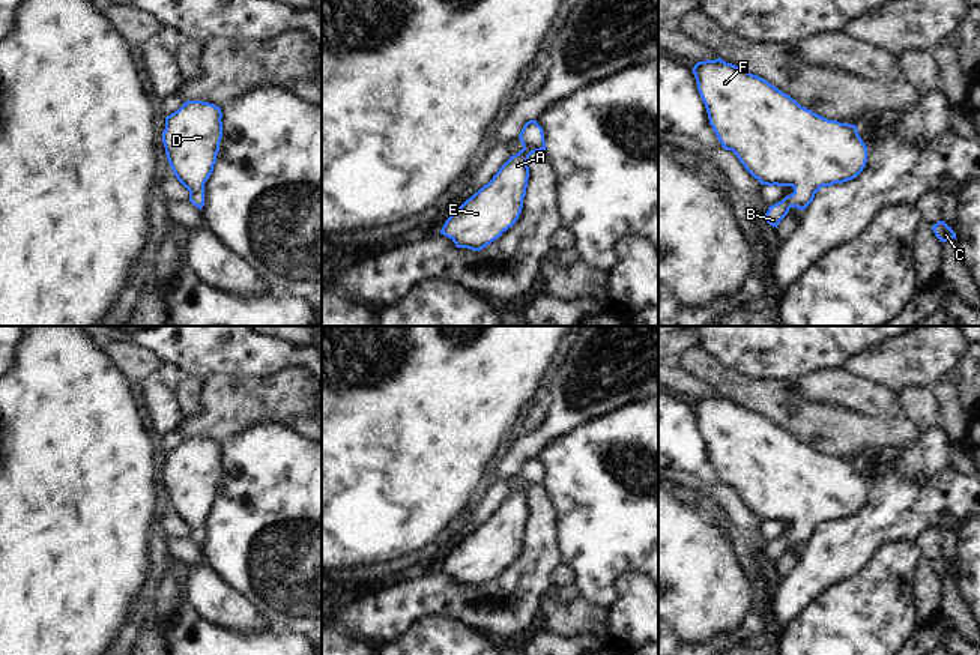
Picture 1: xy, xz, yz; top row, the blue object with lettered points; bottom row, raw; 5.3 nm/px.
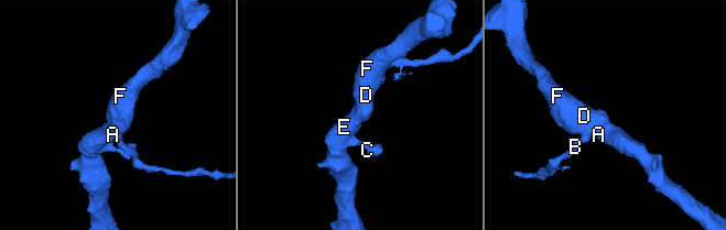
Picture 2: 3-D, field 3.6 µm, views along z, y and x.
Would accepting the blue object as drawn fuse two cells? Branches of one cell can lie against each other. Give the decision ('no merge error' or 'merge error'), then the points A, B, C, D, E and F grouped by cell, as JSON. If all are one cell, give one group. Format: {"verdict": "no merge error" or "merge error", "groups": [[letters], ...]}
{"verdict": "no merge error", "groups": [["A", "B", "C", "D", "E", "F"]]}

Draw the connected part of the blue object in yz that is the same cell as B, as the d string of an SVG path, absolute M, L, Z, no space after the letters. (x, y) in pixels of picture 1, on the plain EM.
M720 394L697 398L691 407L723 485L732 487L761 521L794 524L791 532L768 544L764 554L770 562L777 565L791 544L804 547L822 523L852 517L866 503L867 484L855 461L828 457L801 443L767 416Z

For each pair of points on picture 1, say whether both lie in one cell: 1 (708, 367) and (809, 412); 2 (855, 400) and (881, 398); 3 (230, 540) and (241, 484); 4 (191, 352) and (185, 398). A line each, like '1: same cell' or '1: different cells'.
1: same cell
2: same cell
3: same cell
4: different cells

